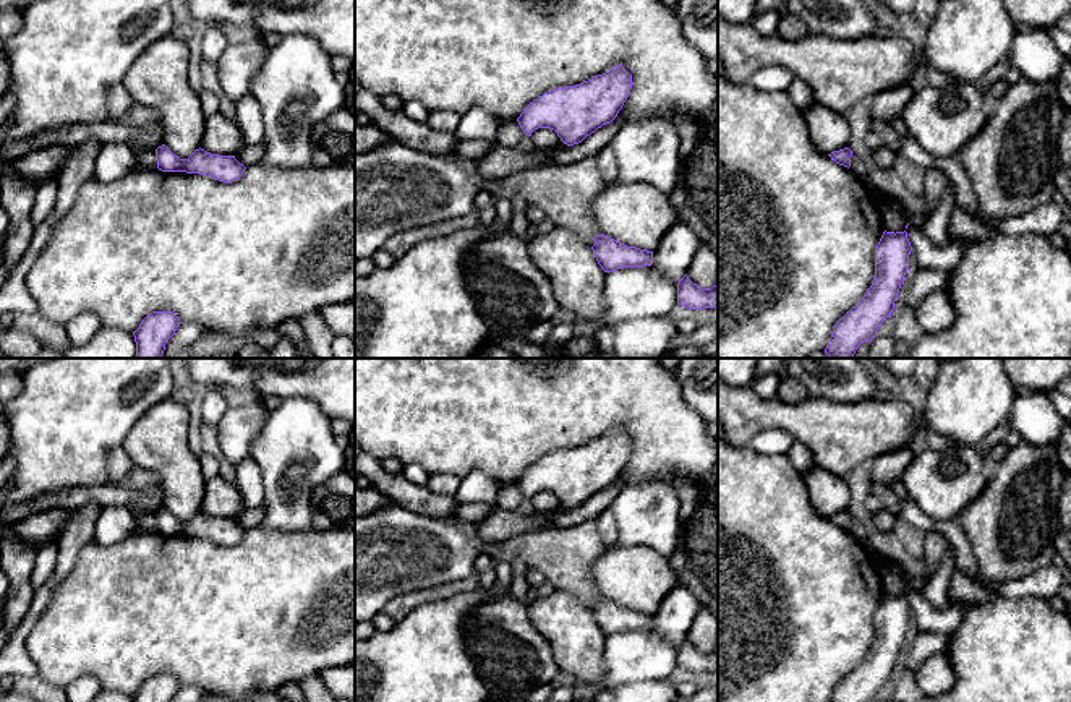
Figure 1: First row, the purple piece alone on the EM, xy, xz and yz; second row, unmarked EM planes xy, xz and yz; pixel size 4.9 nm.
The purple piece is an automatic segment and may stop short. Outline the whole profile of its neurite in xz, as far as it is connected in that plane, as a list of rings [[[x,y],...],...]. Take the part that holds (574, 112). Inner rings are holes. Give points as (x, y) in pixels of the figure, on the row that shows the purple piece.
[[[616,65],[580,84],[544,92],[523,109],[517,122],[527,136],[538,128],[551,128],[564,144],[574,146],[611,123],[630,89],[632,75]]]

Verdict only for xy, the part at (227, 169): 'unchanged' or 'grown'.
unchanged

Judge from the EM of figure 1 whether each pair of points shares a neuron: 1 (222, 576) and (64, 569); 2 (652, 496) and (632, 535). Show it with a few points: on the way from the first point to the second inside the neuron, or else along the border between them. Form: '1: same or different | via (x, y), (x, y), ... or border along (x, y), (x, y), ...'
1: different | border along (91, 537), (49, 602)
2: same | via (652, 506), (637, 526)

